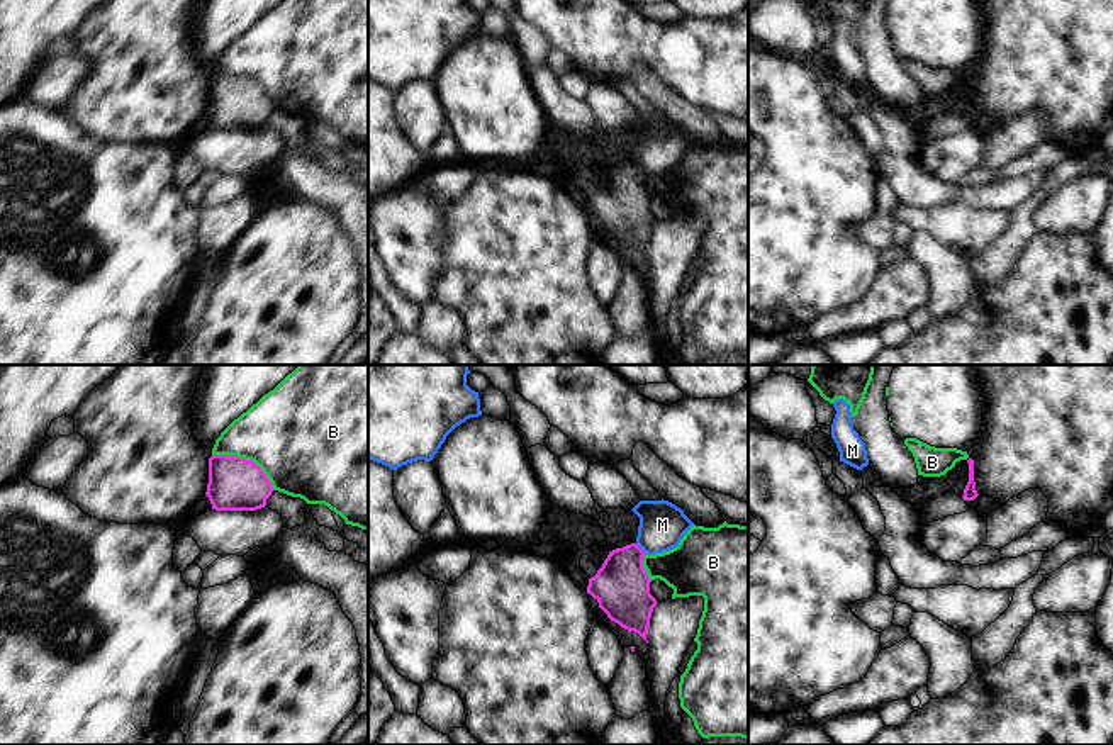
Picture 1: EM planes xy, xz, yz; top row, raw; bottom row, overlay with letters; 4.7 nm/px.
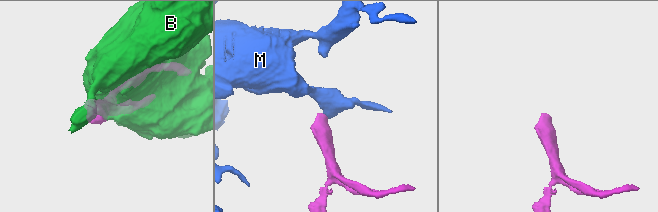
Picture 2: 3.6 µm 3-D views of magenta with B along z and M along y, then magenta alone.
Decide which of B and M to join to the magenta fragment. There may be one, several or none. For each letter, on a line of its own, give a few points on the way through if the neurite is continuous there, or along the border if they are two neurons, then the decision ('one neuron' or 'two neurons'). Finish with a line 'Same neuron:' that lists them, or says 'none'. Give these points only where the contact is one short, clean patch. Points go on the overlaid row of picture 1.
B: two neurons
M: border xz (635, 543), (647, 554); two neurons
Same neuron: none

